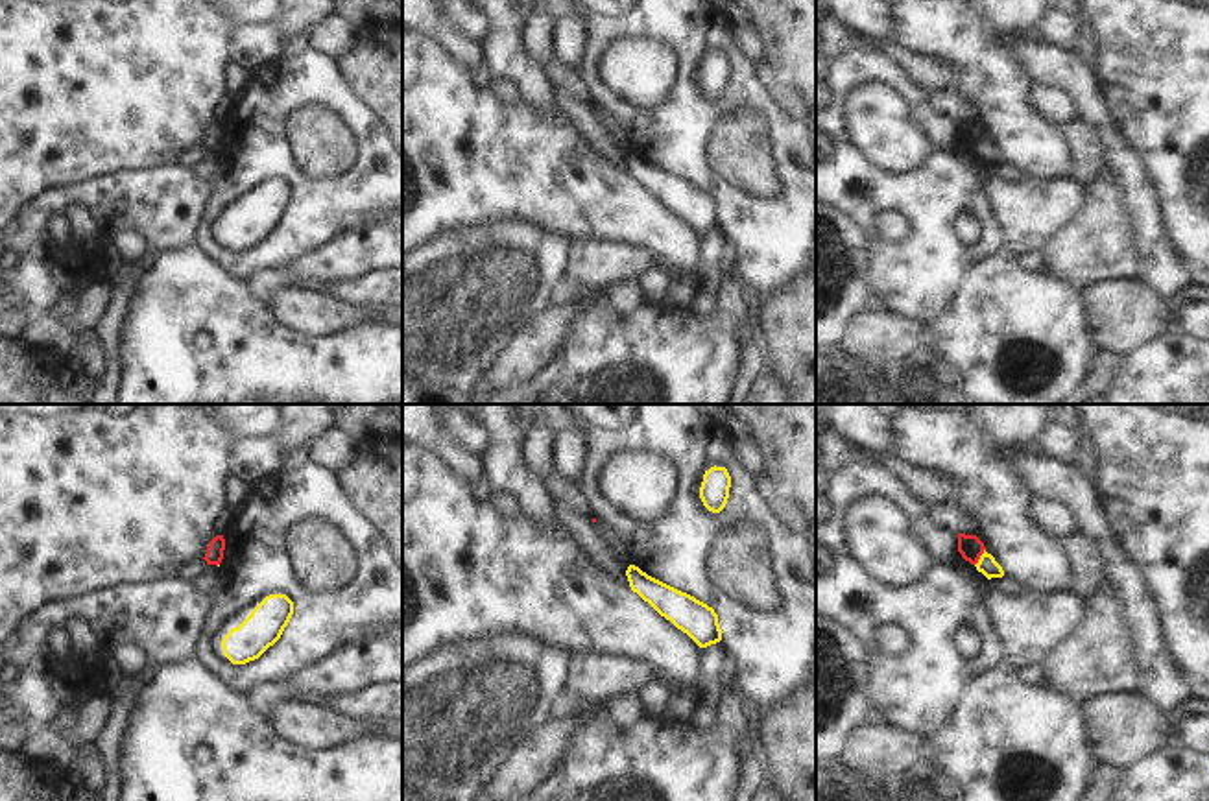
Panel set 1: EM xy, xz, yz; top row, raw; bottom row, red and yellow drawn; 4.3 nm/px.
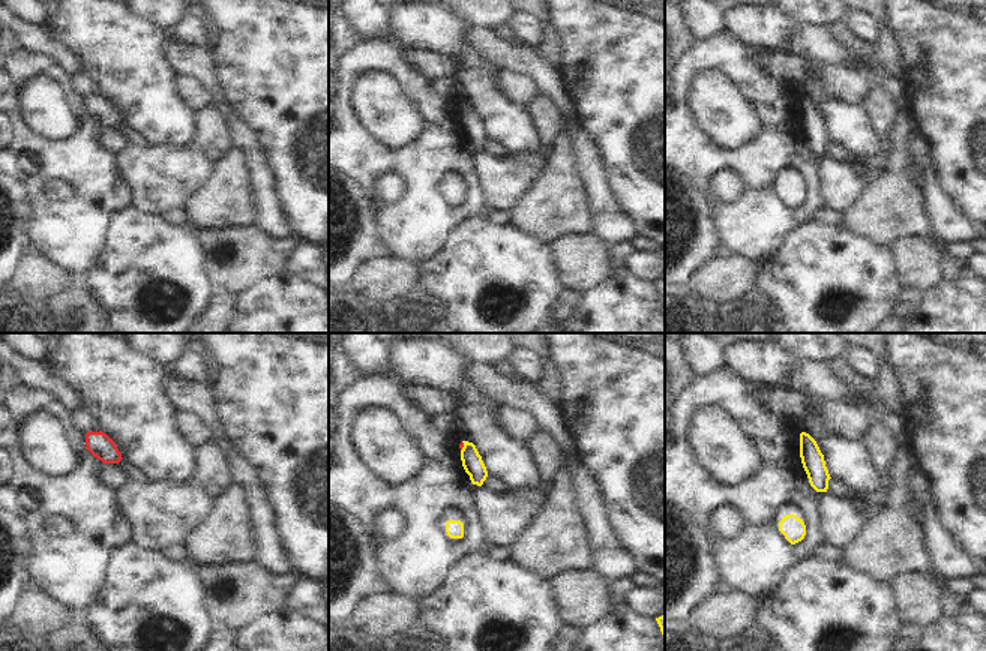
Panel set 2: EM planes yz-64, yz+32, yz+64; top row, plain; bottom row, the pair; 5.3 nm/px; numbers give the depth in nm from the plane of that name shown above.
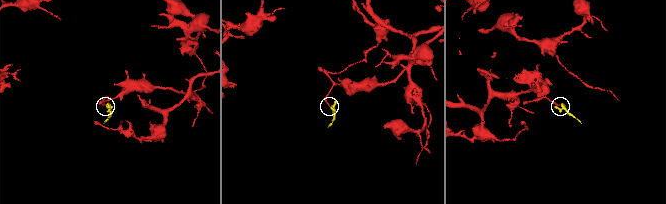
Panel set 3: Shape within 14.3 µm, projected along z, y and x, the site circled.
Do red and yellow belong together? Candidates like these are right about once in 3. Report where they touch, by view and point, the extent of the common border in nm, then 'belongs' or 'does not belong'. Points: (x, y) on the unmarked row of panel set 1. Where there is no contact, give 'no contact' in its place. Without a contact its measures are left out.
yz (979, 144) | 90 nm | does not belong

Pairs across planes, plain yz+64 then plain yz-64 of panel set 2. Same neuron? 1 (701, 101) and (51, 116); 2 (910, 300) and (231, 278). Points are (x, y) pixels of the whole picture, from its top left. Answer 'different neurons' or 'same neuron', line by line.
1: same neuron
2: different neurons

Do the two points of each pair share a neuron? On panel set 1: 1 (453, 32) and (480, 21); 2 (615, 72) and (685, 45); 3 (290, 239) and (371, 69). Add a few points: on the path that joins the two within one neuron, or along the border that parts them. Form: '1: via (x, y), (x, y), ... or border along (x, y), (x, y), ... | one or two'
1: border along (451, 19), (482, 45) | two
2: border along (632, 37), (658, 37), (674, 48), (674, 93) | two
3: border along (340, 63), (357, 93), (383, 119) | two

